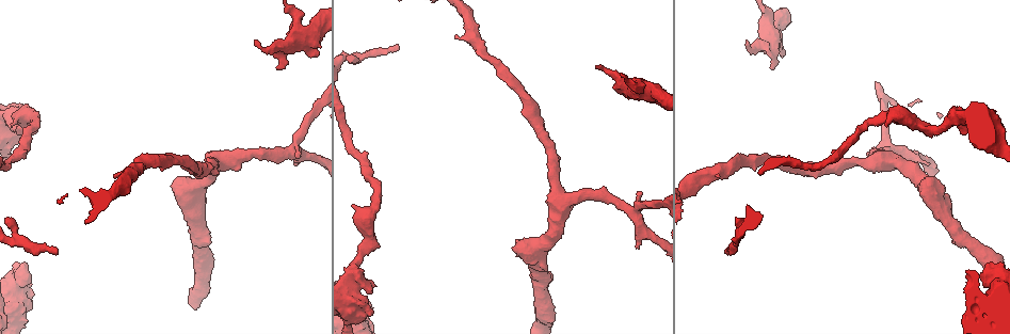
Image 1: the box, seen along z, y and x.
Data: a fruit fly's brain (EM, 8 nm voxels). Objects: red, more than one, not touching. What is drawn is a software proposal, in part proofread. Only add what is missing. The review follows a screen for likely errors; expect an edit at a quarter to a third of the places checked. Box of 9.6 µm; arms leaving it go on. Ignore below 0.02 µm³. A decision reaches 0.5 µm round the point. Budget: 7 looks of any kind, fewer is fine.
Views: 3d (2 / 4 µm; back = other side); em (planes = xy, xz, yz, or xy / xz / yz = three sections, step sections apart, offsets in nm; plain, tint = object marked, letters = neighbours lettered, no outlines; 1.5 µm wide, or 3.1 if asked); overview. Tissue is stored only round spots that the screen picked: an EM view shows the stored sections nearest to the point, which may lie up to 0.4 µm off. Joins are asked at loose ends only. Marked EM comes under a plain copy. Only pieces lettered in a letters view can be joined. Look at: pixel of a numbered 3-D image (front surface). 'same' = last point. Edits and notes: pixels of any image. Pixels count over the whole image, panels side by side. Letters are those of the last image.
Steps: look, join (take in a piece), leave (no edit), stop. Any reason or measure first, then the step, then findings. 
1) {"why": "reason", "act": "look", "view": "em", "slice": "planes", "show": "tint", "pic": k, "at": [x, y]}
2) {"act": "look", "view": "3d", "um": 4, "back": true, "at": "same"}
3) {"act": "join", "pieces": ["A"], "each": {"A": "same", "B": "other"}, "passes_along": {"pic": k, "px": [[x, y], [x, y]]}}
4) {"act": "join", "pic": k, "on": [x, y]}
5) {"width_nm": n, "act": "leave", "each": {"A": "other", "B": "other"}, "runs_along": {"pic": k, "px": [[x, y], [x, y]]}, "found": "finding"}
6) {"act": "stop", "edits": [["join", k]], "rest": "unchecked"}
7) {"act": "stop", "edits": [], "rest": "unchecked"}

{"why": "free end", "act": "look", "view": "3d", "um": 4, "pic": 1, "at": [294, 164]}

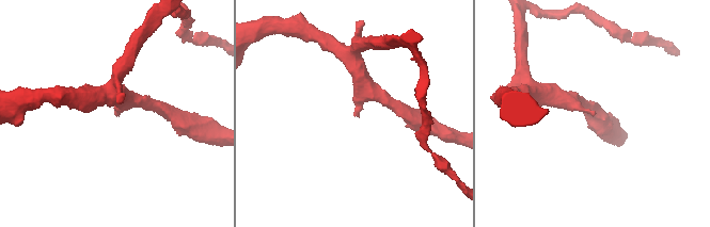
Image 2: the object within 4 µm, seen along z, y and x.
{"why": "need the tissue", "act": "look", "view": "em", "slice": "xz", "step": 4, "show": "letters", "pic": 2, "at": [116, 112]}

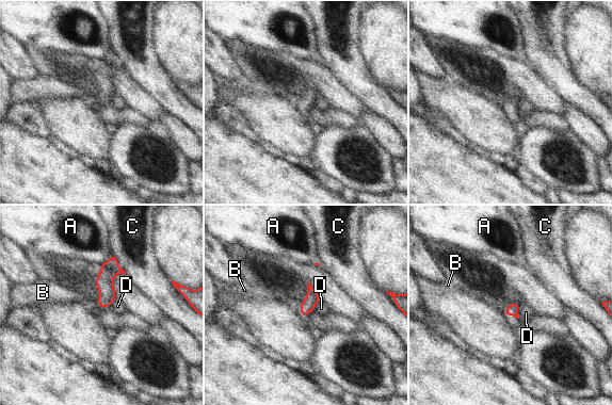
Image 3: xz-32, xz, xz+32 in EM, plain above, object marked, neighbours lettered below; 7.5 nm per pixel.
{"act": "leave", "each": {"A": "other", "B": "other", "C": "other", "D": "other"}, "border": {"pic": 3, "px": [[519, 304], [517, 308], [518, 318]]}, "found": "no lettered piece goes on from it"}

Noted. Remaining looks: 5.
{"act": "look", "view": "em", "slice": "planes", "show": "letters", "pic": 1, "at": [55, 252]}

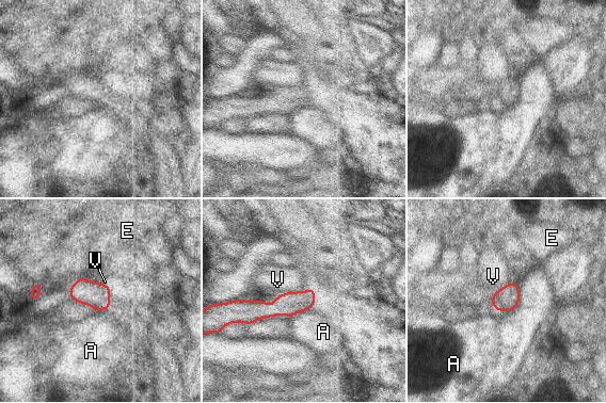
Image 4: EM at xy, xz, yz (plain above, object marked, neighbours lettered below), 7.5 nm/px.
{"act": "leave", "each": {"A": "other", "E": "other", "V": "other"}, "found": "none of them fits"}

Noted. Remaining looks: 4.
{"act": "look", "view": "em", "slice": "planes", "show": "letters", "pic": 1, "at": [987, 264]}

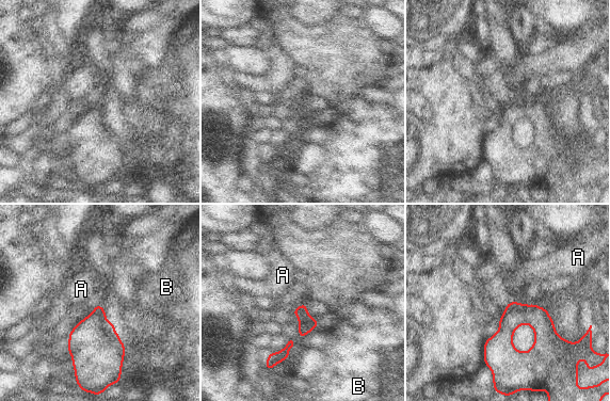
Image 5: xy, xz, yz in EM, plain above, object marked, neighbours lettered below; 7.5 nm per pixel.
{"act": "leave", "each": {"A": "other", "B": "other"}, "border": {"pic": 5, "px": [[510, 301], [517, 302]]}, "found": "no lettered piece goes on from it"}

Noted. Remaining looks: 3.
{"act": "stop", "edits": [], "rest": "unchecked"}

